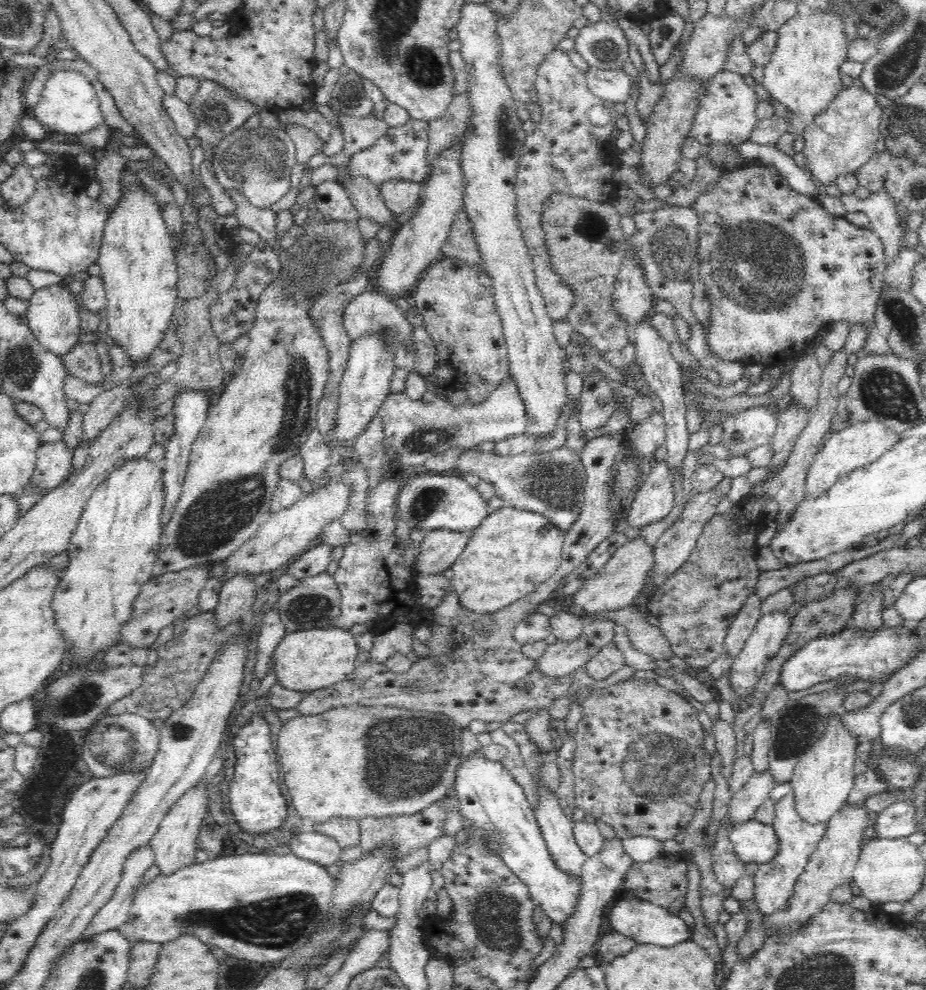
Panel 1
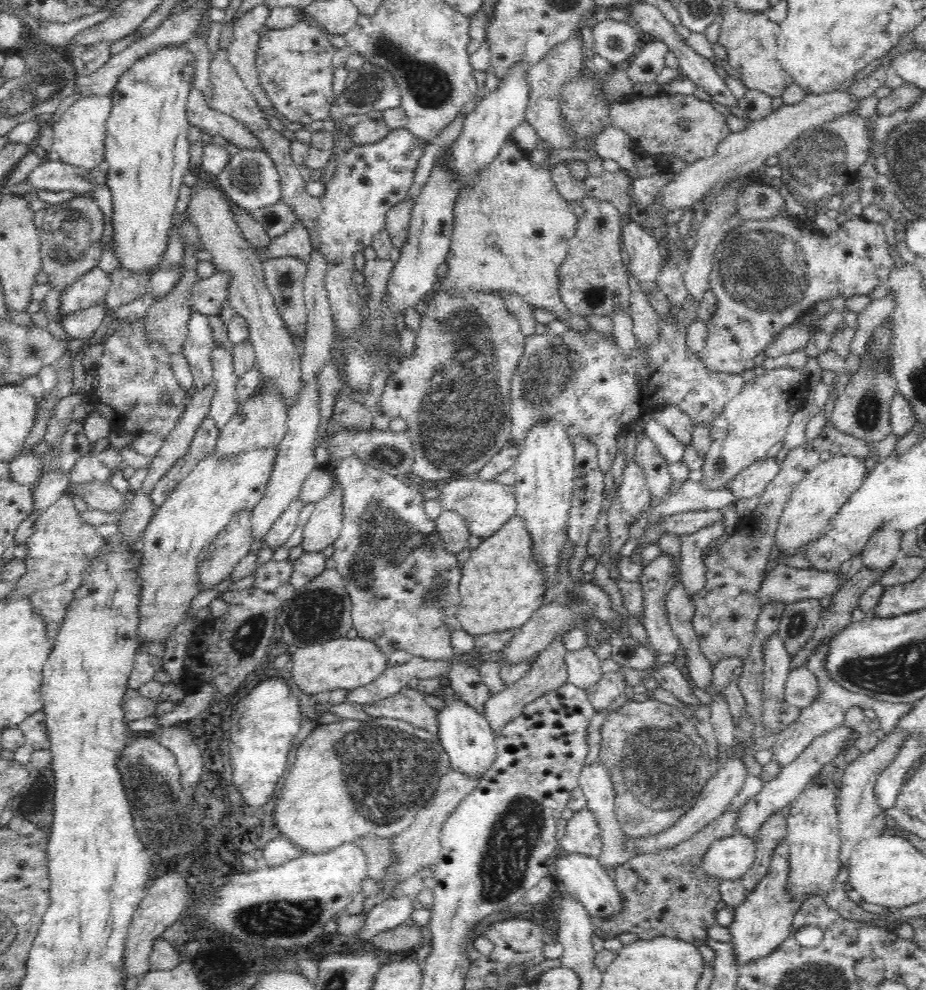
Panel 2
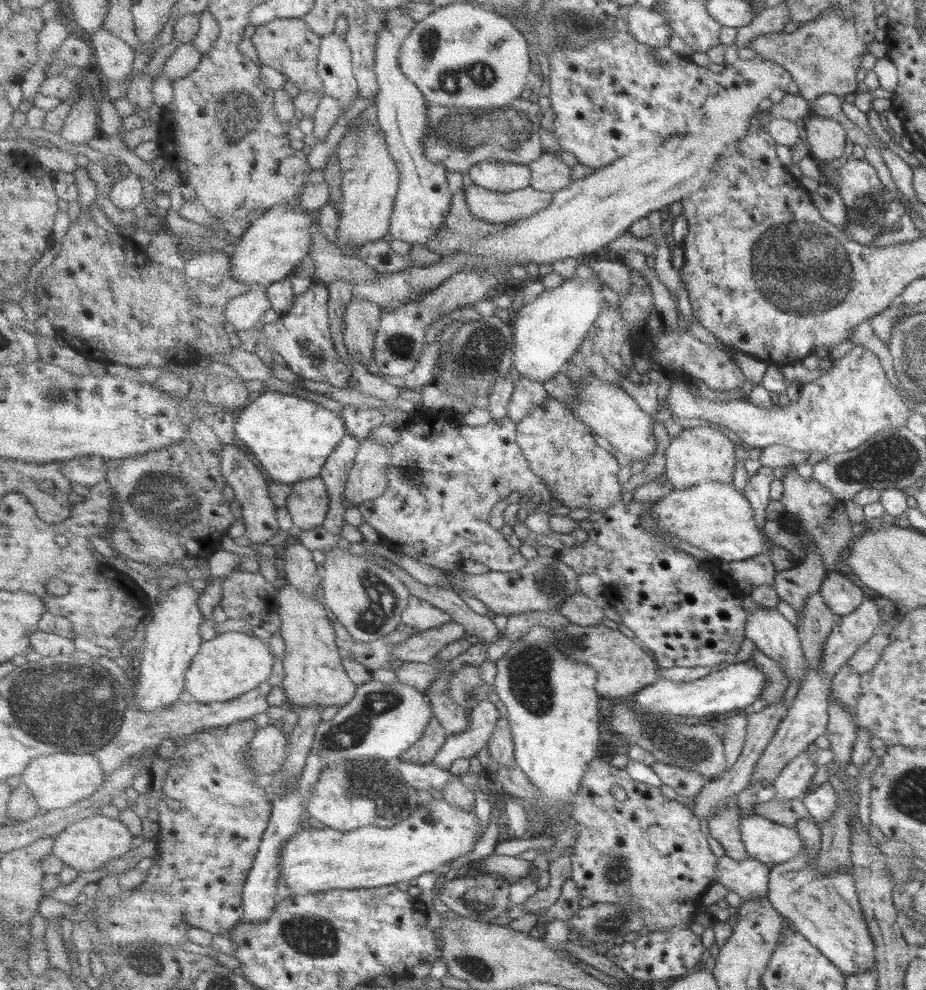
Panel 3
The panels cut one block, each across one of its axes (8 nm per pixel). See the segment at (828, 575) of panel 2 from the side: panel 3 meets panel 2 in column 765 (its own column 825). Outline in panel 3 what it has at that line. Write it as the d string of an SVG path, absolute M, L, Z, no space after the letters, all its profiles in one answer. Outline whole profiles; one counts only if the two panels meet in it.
M838 572L825 575L818 594L832 613L844 616L862 605L864 594L848 577Z

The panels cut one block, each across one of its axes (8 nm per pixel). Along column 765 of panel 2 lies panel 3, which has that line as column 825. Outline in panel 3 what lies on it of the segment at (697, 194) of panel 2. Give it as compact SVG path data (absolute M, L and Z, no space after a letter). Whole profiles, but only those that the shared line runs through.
M814 114L809 116L804 130L810 155L821 167L824 166L824 162L833 160L837 165L842 161L847 136L838 122Z

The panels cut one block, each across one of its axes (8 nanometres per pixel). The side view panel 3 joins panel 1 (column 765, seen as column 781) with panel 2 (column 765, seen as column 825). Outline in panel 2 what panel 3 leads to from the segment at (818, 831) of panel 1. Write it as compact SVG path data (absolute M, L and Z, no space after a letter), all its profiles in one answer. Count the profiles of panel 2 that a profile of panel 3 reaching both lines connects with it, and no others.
M787 838L777 844L766 876L759 881L752 892L747 894L744 902L736 907L734 922L728 926L730 943L734 947L734 955L738 961L738 972L743 964L773 953L781 942L788 938L795 914L804 903L800 899L794 899L786 889L786 880L790 872L789 846Z

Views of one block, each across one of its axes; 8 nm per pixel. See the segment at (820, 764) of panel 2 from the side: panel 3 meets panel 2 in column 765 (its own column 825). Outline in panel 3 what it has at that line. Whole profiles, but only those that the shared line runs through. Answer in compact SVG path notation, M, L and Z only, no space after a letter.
M824 782L814 790L806 790L800 800L804 804L807 815L815 822L824 822L832 818L832 812L837 808L839 797L832 785Z

